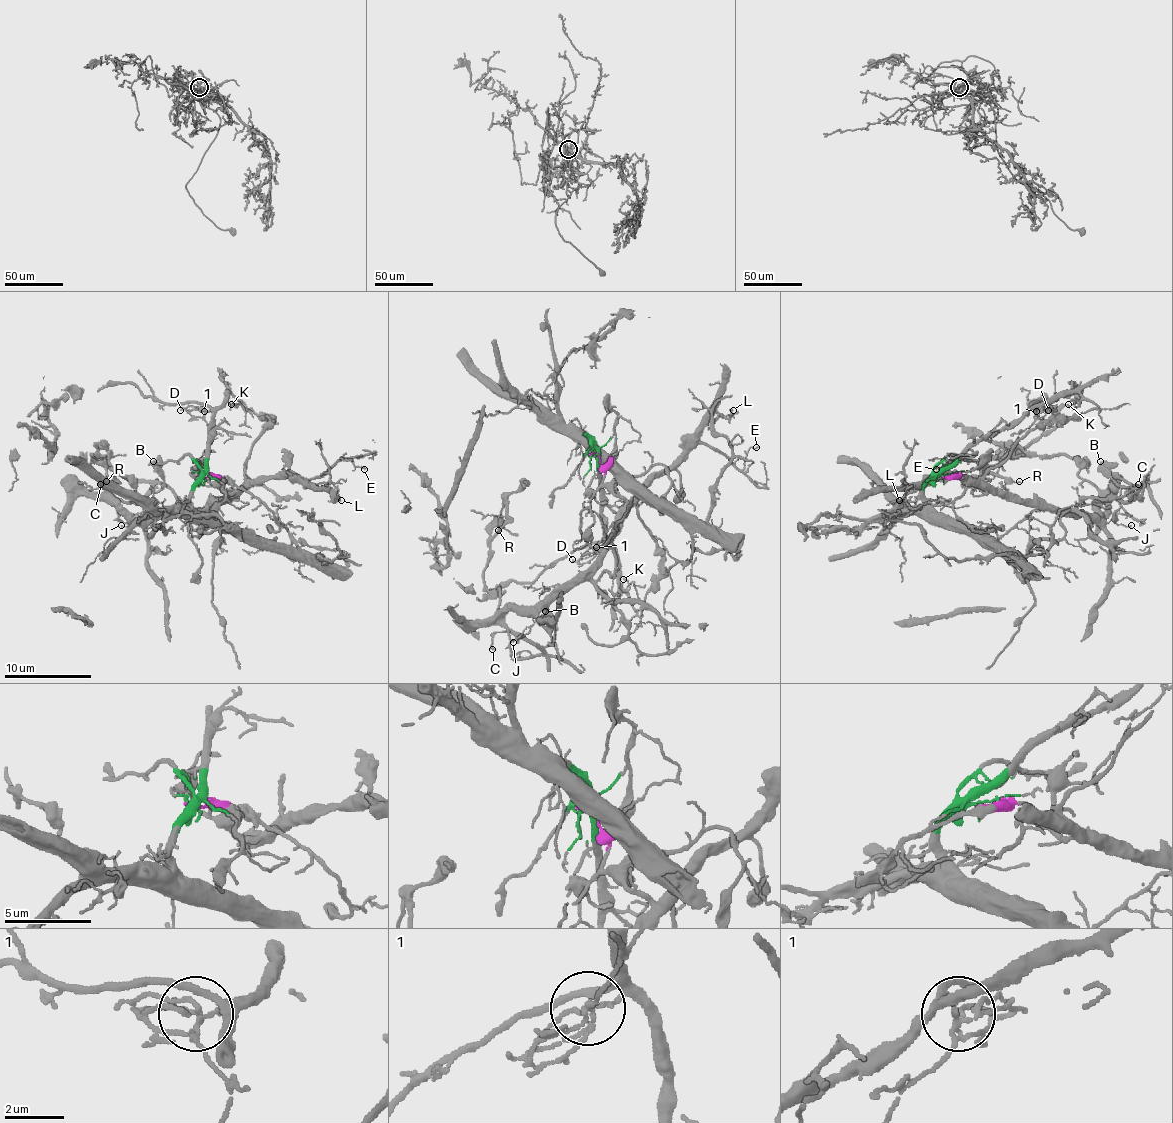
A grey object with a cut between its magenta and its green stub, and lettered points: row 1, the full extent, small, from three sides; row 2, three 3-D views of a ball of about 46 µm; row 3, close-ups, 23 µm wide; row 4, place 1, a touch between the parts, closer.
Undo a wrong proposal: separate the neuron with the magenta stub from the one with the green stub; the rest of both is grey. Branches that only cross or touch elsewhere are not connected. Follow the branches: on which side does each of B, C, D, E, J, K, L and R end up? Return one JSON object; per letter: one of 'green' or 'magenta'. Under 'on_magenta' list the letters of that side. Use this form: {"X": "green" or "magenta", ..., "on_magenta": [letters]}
{"B": "magenta", "C": "magenta", "D": "green", "E": "magenta", "J": "magenta", "K": "green", "L": "magenta", "R": "magenta", "on_magenta": ["B", "C", "E", "J", "L", "R"]}

